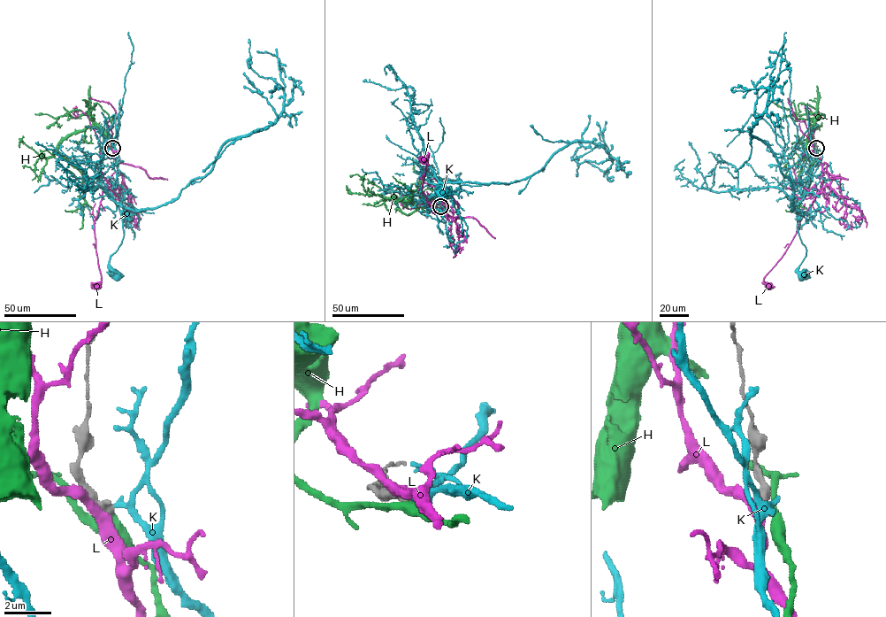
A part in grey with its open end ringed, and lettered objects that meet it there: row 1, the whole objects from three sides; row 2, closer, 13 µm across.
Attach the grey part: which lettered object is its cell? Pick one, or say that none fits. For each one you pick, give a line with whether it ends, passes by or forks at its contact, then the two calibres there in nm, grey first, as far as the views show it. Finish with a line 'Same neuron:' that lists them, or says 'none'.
K: it passes by; 400 nm thick on the grey side, 240 nm on the other
Same neuron: K

